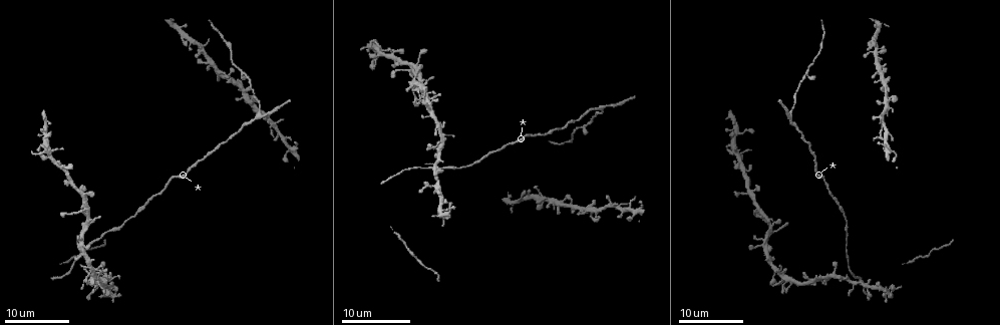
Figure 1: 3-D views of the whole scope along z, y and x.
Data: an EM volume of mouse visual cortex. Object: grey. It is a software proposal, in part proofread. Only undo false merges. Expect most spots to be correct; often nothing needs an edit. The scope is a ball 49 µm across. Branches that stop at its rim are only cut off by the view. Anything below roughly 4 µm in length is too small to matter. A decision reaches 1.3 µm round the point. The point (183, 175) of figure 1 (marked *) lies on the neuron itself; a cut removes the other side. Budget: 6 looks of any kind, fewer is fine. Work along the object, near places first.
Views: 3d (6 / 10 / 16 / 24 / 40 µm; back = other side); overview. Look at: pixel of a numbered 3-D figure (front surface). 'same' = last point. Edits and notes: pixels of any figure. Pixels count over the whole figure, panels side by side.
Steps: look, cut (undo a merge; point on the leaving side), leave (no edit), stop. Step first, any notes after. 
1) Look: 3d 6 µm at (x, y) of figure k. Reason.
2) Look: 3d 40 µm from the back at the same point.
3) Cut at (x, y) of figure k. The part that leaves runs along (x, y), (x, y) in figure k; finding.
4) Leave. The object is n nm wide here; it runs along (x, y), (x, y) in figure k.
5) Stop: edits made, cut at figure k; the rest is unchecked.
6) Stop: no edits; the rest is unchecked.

Look: 3d 16 µm at (579, 128) of figure 1. Side arm on a straight run.

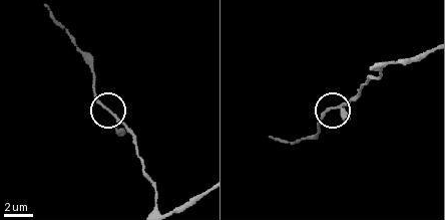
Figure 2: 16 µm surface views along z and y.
Look: 3d 10 µm at (111, 112) of figure 2.

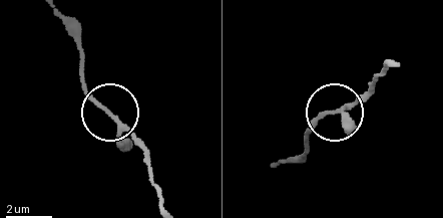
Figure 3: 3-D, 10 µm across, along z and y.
Leave. The object is 160 nm wide here; one neuron here.

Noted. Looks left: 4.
Look: 3d 16 µm at (603, 106) of figure 1.

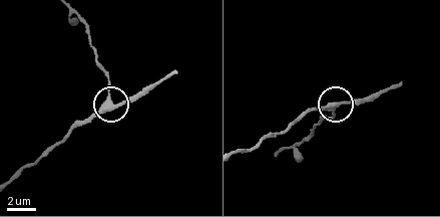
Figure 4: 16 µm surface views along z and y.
Look: 3d 6 µm at (335, 107) of figure 4.

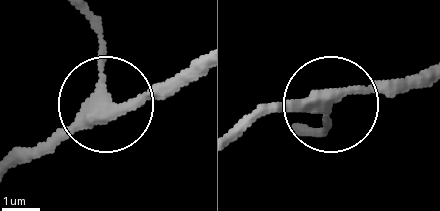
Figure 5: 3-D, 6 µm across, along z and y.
Leave. It runs along (12, 169), (108, 104), (156, 101), (191, 82) in figure 5; all the same neuron.

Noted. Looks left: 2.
Look: 3d 24 µm at (838, 278) of figure 1. Arms part here.

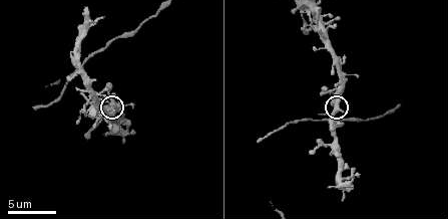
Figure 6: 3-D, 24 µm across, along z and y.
Look: 3d 6 µm at (336, 107) of figure 6. Closer look.

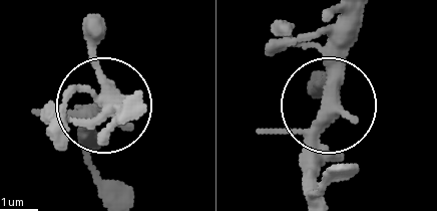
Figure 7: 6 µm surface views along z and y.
Leave. The side arm is 12 µm long; continuous, no second neuron.

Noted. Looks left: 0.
Stop: no edits; the rest is unchecked.

